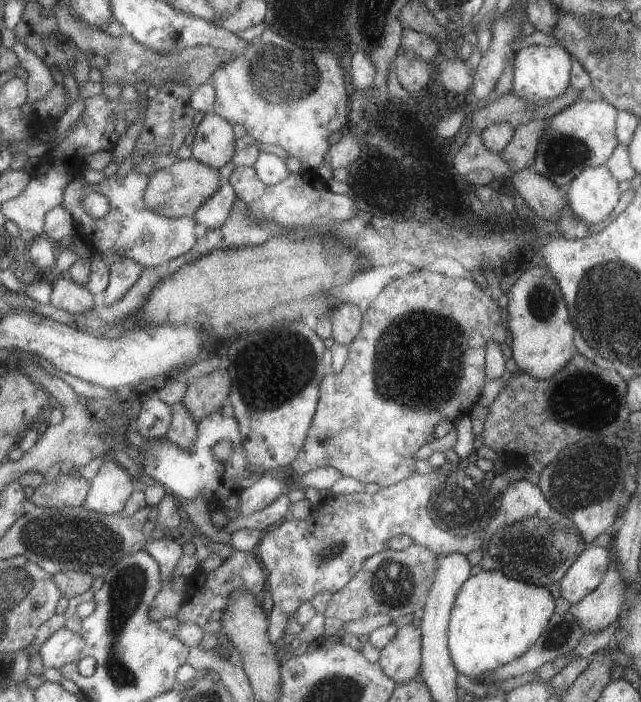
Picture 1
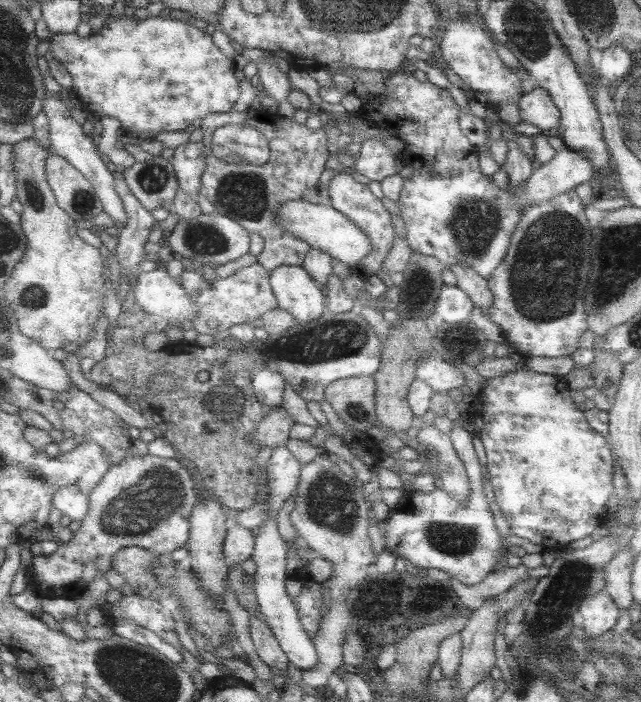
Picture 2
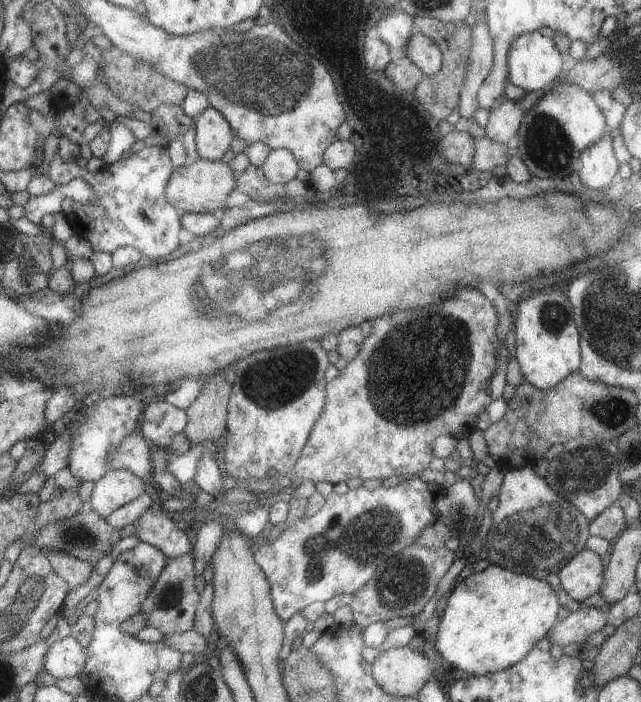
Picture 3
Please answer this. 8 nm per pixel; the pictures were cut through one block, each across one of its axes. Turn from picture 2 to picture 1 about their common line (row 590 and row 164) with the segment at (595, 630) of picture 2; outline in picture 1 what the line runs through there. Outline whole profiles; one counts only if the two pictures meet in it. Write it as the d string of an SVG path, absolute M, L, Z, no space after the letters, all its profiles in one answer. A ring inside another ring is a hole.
M605 164L581 170L567 190L571 216L577 216L587 226L595 226L605 220L621 196L617 184L619 182L611 176Z

